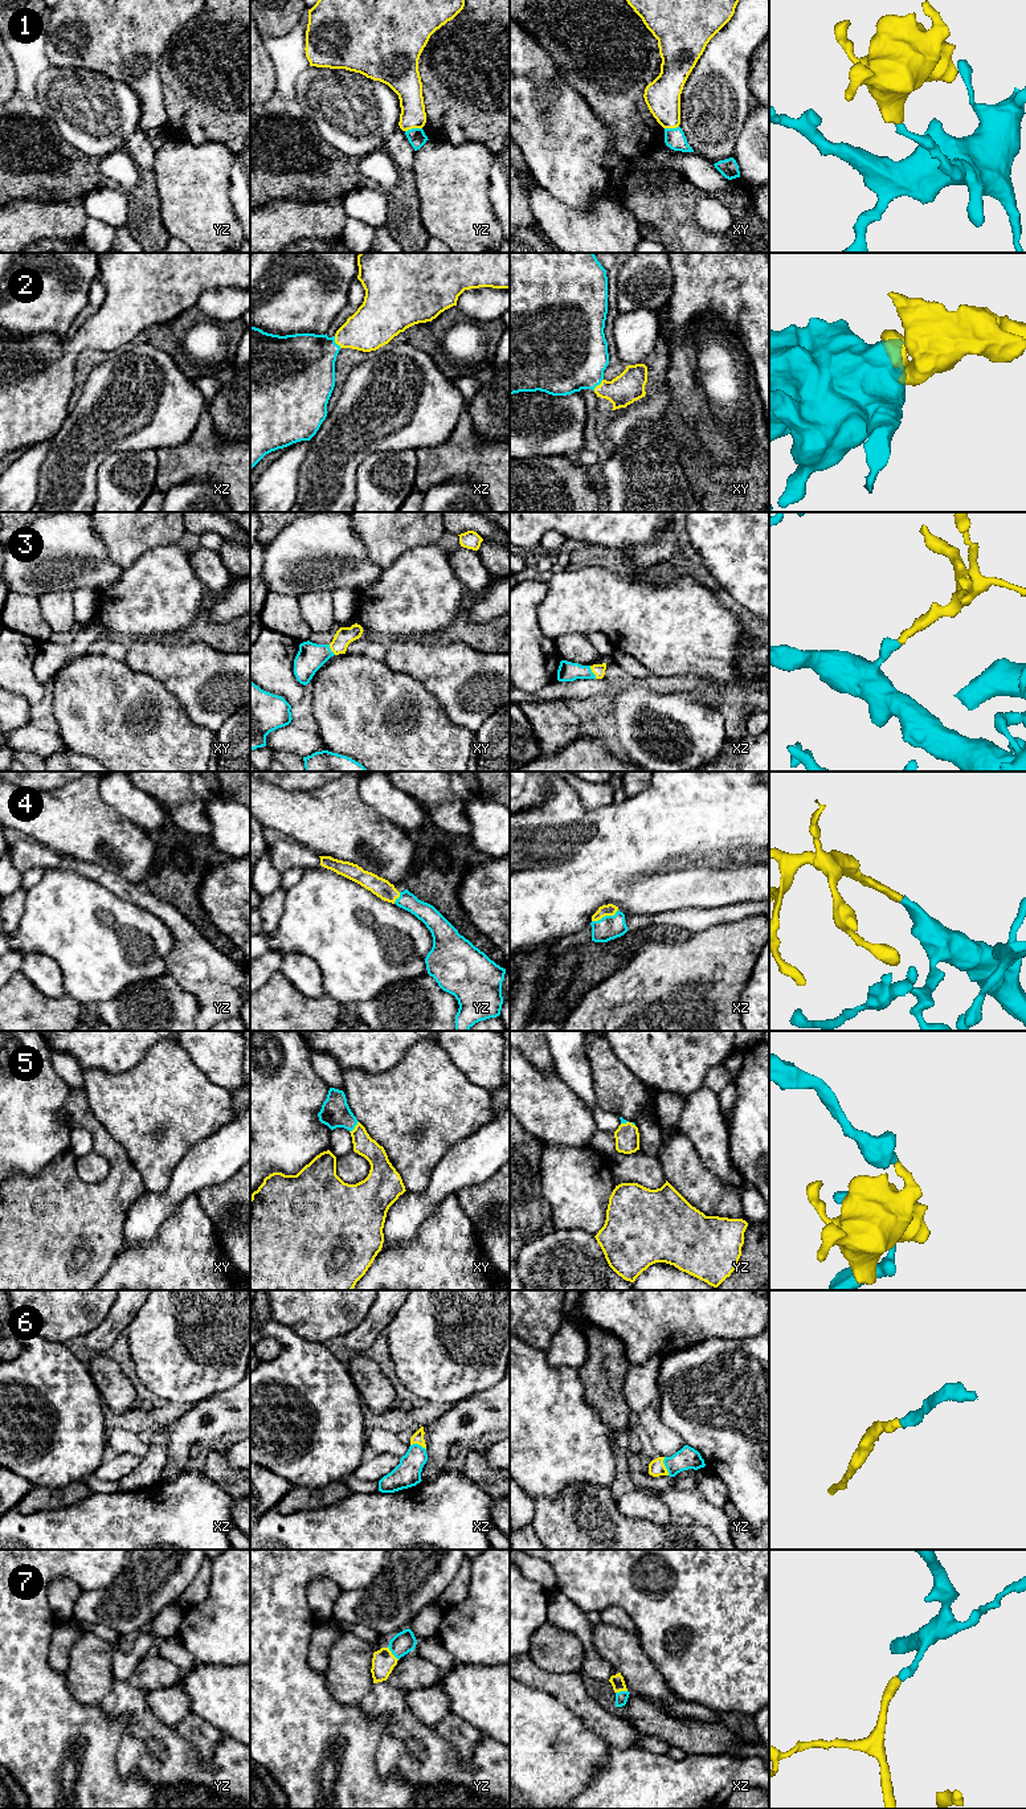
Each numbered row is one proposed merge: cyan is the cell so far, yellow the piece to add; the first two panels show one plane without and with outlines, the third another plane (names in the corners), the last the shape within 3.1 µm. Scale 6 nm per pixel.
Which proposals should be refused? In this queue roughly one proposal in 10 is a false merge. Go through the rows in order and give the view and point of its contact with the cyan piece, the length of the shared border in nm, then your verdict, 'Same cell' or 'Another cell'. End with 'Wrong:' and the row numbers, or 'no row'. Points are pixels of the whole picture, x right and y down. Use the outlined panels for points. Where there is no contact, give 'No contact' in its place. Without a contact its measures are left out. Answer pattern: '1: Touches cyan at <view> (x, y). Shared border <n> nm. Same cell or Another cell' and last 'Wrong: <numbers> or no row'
1: Touches cyan at yz (413, 129). Shared border 110 nm. Another cell
2: Touches cyan at xz (334, 342). Shared border 80 nm. Same cell
3: Touches cyan at xz (592, 672). Shared border 90 nm. Same cell
4: Touches cyan at xz (605, 916). Shared border 180 nm. Same cell
5: Touches cyan at xy (355, 1125). Shared border 90 nm. Same cell
6: Touches cyan at yz (665, 1465). Shared border 120 nm. Same cell
7: Touches cyan at yz (392, 1653). Shared border 110 nm. Same cell
Wrong: 1

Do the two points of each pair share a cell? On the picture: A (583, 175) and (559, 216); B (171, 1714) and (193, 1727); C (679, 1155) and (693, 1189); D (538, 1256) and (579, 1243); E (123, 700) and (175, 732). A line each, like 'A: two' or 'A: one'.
A: two
B: two
C: one
D: one
E: one

